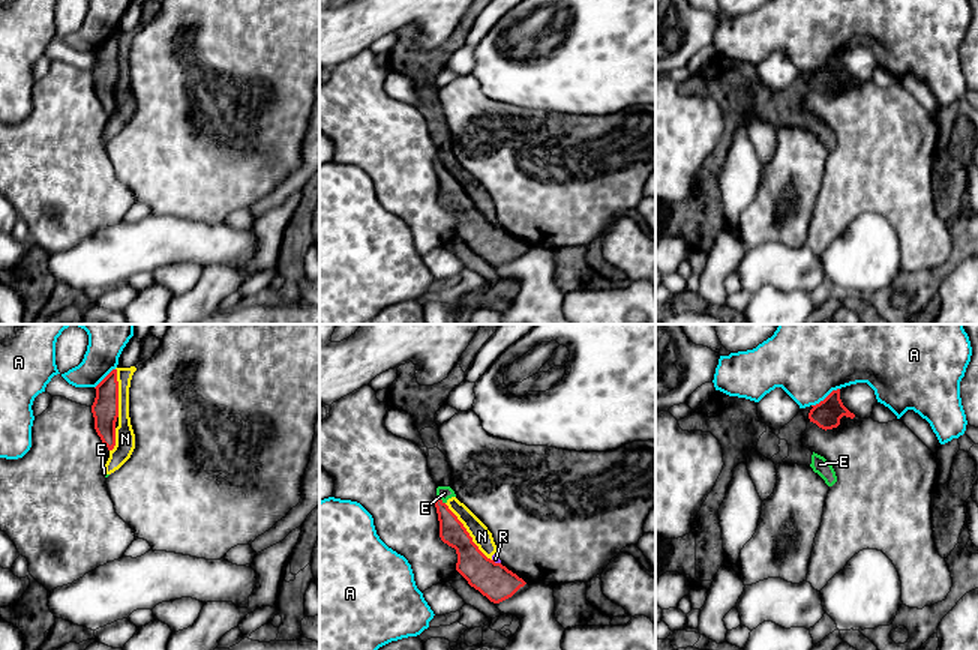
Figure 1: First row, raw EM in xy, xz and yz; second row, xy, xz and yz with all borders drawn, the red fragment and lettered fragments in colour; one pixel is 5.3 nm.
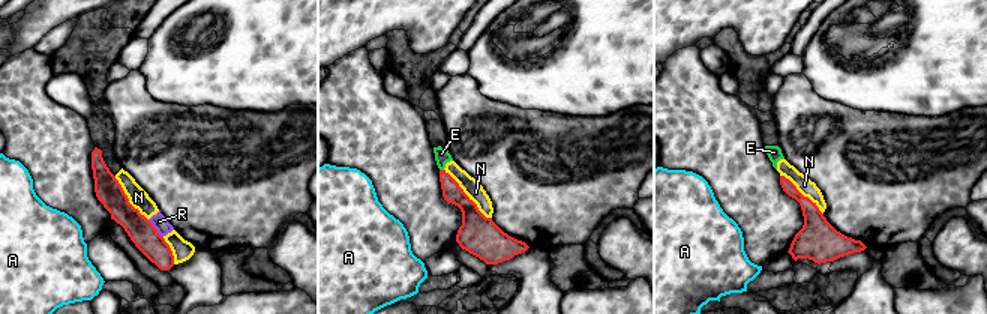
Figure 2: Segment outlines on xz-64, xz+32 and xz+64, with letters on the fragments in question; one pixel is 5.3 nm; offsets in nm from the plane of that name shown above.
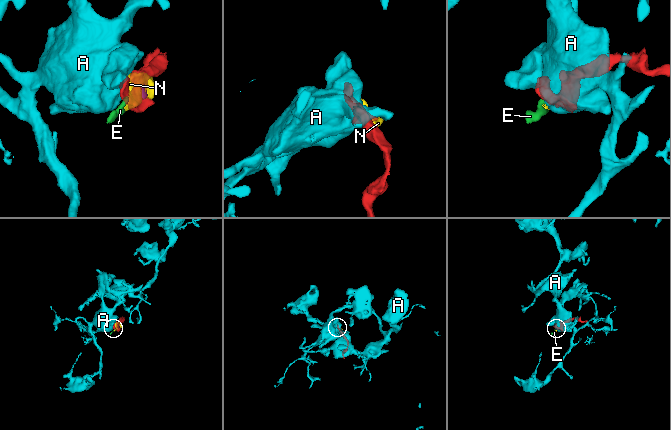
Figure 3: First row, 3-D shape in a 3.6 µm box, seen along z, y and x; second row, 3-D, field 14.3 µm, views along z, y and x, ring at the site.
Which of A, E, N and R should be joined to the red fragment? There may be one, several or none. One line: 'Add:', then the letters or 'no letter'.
Add: no letter

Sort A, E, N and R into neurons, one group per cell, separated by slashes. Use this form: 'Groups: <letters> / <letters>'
Groups: A / E N R

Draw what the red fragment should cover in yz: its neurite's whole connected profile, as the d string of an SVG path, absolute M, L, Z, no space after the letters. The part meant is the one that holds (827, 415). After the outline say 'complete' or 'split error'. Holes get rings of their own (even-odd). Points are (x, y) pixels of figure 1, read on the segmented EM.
M840 389L832 390L824 401L812 407L813 408L808 413L810 422L825 431L837 428L843 416L850 419L855 417L855 414L843 405L840 399Z; complete

